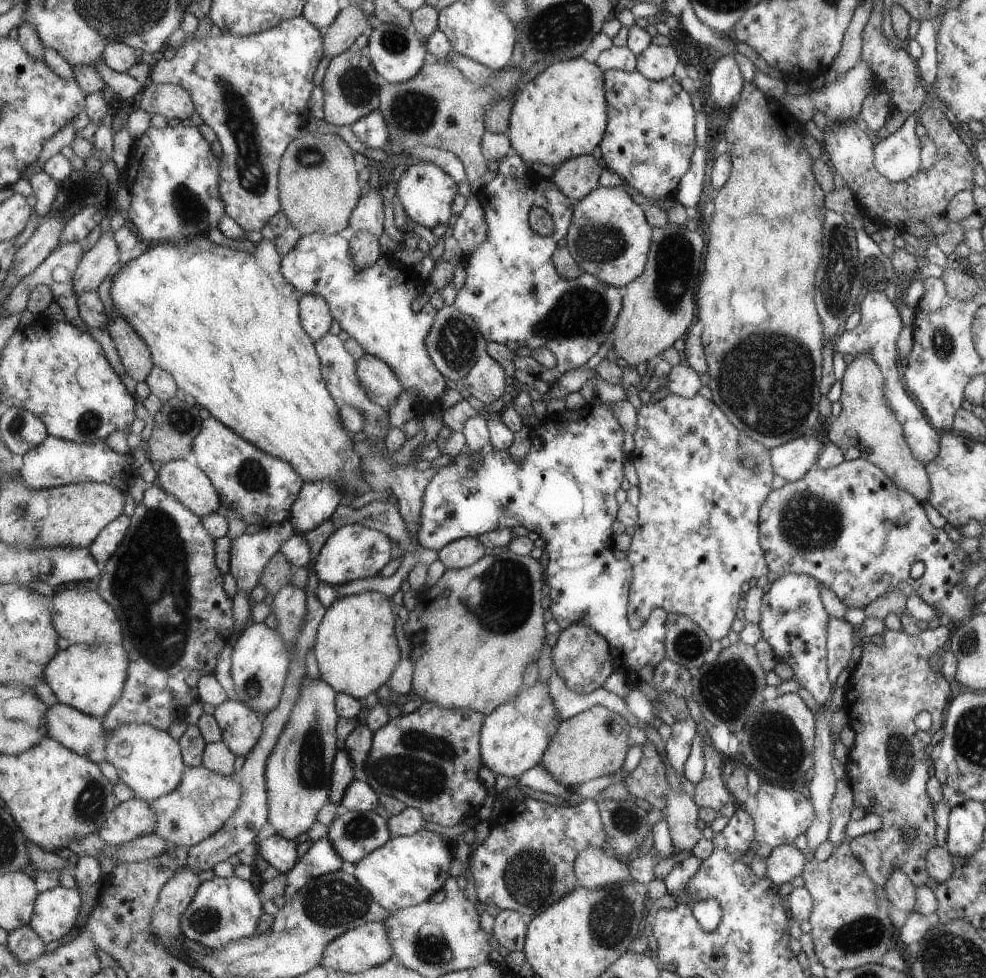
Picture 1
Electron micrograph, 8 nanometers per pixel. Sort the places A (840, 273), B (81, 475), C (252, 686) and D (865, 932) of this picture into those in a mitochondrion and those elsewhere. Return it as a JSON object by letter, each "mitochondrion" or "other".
{"A":"mitochondrion","B":"other","C":"mitochondrion","D":"mitochondrion"}

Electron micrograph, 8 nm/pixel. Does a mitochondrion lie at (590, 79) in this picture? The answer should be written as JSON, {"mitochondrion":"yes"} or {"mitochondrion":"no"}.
{"mitochondrion":"no"}

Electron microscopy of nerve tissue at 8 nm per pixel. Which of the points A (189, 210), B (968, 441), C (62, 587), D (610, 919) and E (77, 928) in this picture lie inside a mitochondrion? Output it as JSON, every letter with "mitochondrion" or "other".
{"A":"mitochondrion","B":"other","C":"other","D":"mitochondrion","E":"other"}

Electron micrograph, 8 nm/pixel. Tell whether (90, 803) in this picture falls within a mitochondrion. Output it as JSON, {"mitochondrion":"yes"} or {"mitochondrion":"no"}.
{"mitochondrion":"yes"}

